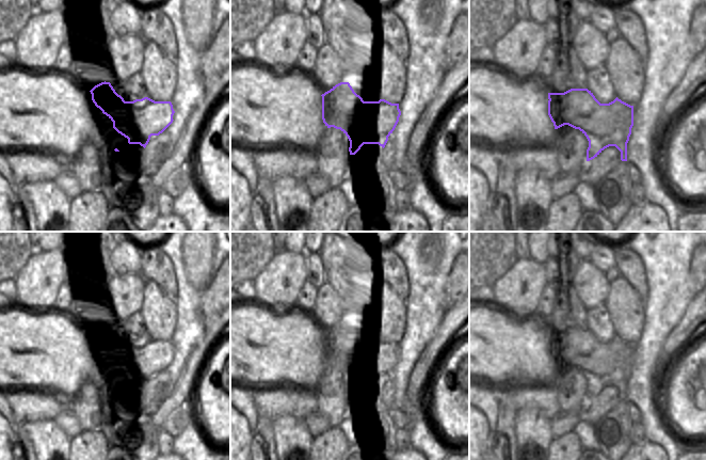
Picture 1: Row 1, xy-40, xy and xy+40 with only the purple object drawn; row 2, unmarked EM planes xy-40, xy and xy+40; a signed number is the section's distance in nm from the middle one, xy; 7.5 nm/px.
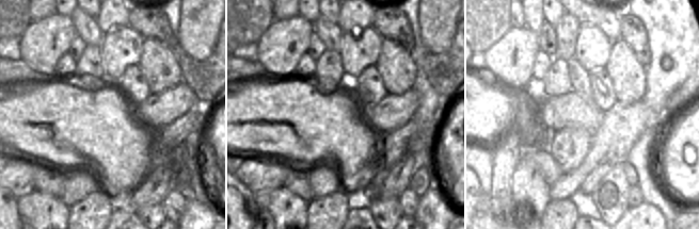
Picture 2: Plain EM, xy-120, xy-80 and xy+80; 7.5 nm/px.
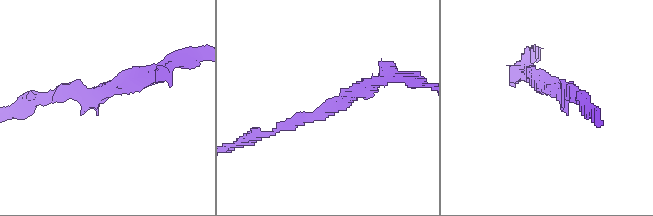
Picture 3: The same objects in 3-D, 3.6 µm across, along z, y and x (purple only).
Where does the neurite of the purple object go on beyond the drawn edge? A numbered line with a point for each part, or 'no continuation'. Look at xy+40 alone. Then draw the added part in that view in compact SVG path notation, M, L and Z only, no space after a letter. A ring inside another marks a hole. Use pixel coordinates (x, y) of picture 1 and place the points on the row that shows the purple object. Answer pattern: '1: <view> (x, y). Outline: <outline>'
no continuation

